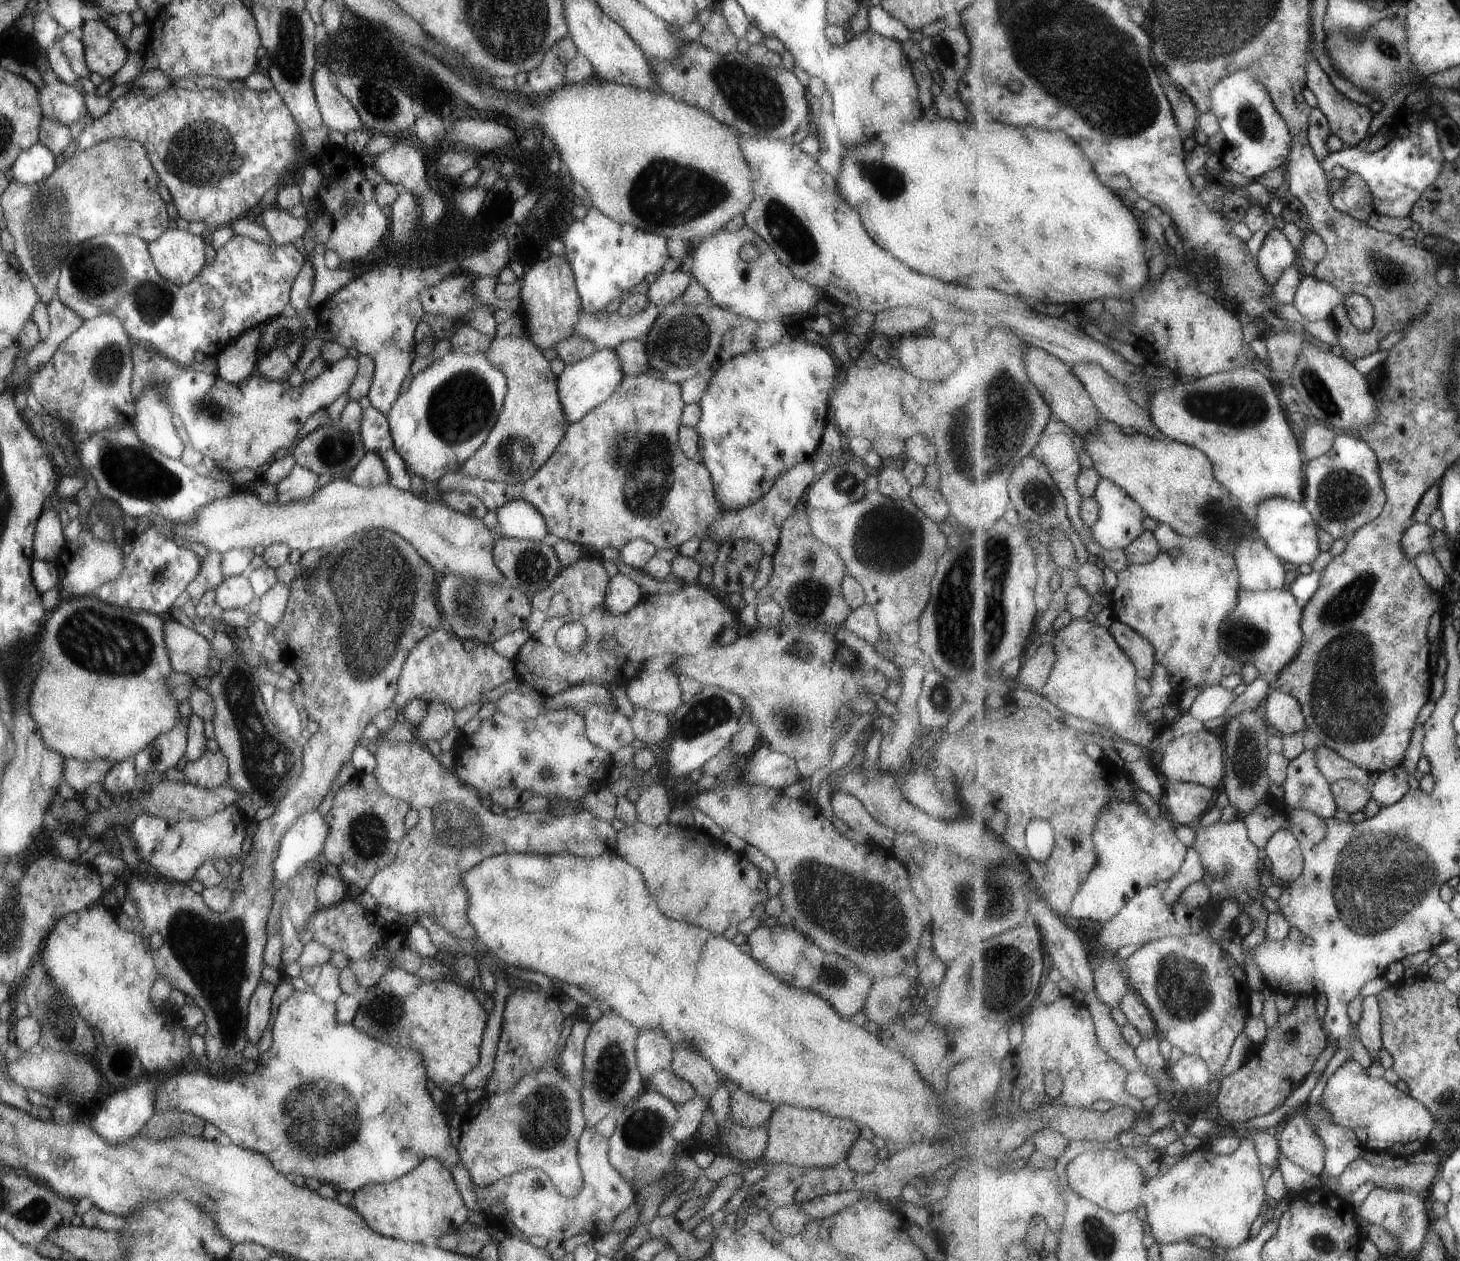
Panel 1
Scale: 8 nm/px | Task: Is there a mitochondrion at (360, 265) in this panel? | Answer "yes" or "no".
no

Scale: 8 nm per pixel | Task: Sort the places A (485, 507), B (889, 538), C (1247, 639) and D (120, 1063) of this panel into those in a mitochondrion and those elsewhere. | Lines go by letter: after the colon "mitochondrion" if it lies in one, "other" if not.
A: other
B: mitochondrion
C: mitochondrion
D: other

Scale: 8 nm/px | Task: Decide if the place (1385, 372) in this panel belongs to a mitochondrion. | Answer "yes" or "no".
no

